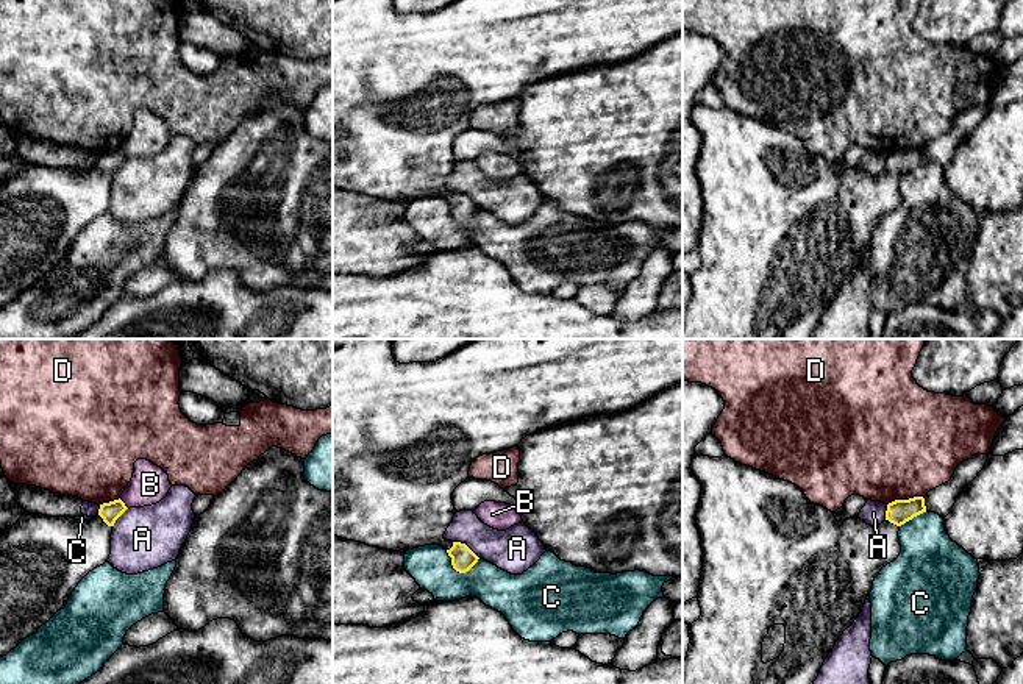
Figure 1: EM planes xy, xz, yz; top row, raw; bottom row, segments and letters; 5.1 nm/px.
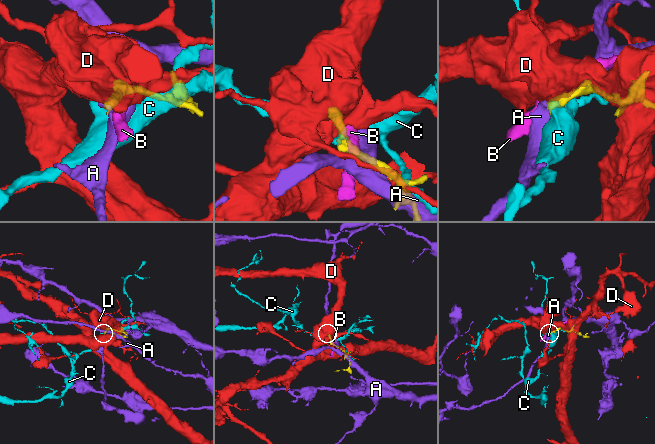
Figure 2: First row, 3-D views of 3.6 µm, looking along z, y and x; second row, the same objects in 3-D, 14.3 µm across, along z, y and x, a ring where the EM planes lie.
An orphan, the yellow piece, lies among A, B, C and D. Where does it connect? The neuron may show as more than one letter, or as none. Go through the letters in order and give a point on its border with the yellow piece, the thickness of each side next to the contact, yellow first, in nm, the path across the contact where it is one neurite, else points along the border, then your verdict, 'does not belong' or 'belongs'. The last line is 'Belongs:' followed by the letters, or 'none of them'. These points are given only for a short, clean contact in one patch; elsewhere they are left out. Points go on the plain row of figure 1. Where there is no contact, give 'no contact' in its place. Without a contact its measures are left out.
A: contact xz (466, 195); calibres 120 and 220 nm; border xz (453, 191), (464, 192), (480, 208); does not belong
B: contact xy (124, 153); calibres 100 and 200 nm; does not belong
C: contact xz (458, 220); calibres 120 and 220 nm; does not belong
D: contact yz (905, 150); calibres 130 and 480 nm; border yz (922, 146), (892, 150), (887, 155); does not belong
Belongs: none of them

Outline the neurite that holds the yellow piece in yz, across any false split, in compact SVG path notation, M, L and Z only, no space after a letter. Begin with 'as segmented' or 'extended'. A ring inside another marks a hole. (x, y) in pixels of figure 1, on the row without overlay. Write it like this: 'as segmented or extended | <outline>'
extended | M695 106L690 119L701 134L697 176L703 222L698 240L701 265L689 275L683 339L812 339L836 292L862 262L875 228L900 206L900 176L926 162L925 148L889 153L886 170L870 176L859 167L837 172L836 162L811 153L798 136L728 106Z

